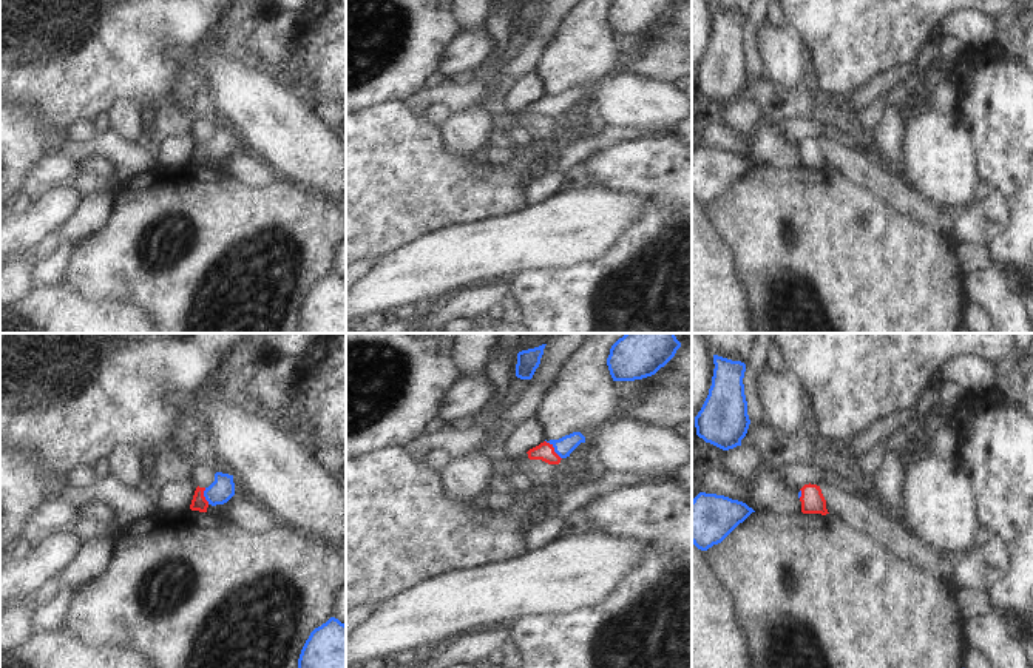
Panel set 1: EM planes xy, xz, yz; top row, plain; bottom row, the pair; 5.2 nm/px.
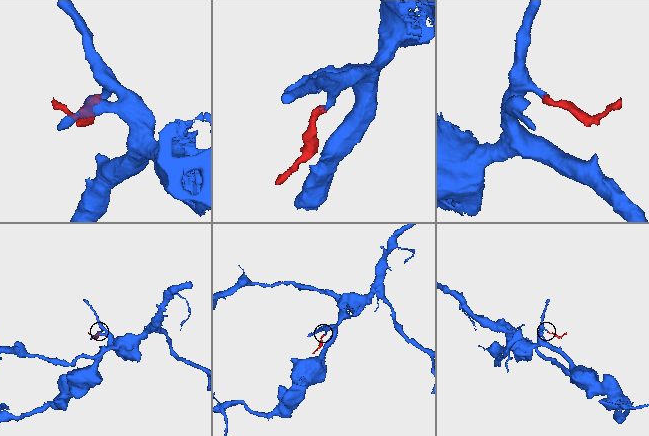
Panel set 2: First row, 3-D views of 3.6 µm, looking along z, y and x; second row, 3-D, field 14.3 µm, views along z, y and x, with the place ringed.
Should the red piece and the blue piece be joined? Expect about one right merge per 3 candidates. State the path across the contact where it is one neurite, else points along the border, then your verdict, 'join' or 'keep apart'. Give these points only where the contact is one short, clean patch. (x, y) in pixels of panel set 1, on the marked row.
across xz (545, 451), (553, 449), (564, 446) | join

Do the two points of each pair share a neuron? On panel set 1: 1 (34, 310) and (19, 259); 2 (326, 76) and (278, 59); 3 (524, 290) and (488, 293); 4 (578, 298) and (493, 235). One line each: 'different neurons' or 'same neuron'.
1: different neurons
2: same neuron
3: different neurons
4: different neurons

